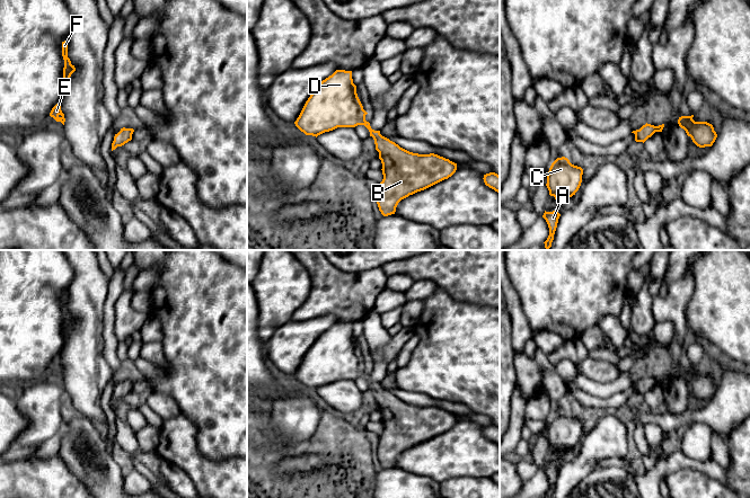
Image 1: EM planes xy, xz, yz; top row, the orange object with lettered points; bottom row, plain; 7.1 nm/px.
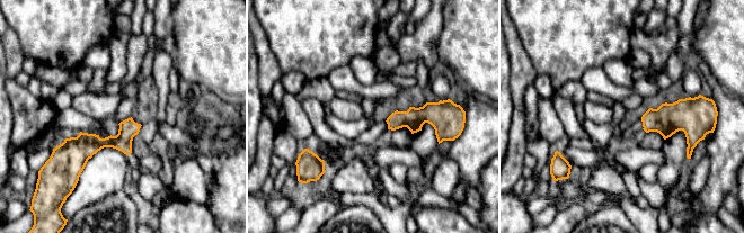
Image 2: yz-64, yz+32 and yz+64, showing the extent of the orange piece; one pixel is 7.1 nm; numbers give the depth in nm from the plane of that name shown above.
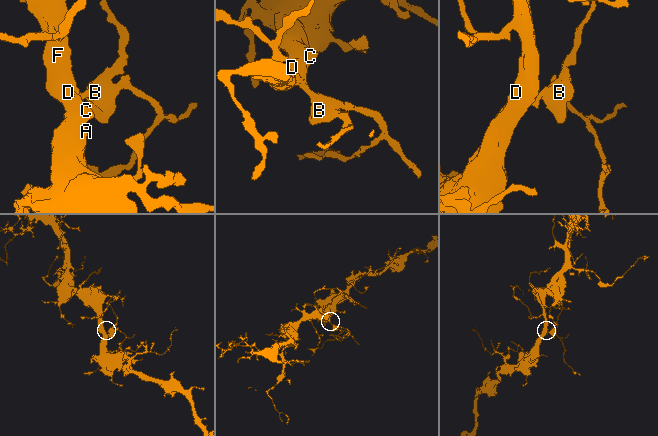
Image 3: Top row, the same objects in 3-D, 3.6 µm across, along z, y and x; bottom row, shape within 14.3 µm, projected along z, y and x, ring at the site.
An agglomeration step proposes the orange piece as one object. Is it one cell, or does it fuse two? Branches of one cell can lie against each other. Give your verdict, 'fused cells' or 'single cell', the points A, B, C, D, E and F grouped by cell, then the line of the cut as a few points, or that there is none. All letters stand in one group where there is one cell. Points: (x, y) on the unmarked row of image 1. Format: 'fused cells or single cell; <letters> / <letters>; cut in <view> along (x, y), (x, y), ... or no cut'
single cell; A B C D E F; no cut

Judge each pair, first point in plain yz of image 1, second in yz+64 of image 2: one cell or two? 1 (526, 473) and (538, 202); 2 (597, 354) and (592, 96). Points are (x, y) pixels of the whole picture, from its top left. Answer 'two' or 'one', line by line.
1: one
2: one

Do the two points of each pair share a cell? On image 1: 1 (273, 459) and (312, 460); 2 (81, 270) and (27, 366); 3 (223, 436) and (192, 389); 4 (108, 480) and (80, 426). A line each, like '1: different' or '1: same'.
1: same
2: different
3: same
4: same

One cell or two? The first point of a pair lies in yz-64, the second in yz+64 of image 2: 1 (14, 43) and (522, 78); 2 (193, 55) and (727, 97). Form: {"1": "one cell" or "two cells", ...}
{"1": "one cell", "2": "two cells"}

